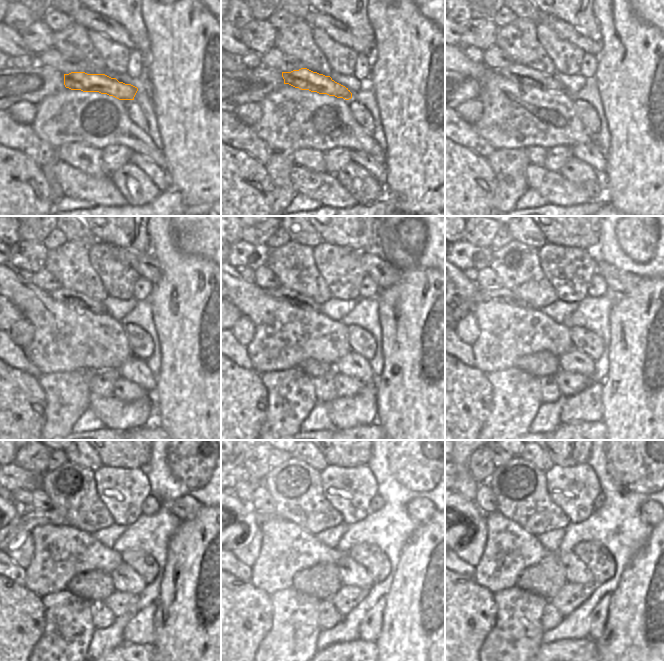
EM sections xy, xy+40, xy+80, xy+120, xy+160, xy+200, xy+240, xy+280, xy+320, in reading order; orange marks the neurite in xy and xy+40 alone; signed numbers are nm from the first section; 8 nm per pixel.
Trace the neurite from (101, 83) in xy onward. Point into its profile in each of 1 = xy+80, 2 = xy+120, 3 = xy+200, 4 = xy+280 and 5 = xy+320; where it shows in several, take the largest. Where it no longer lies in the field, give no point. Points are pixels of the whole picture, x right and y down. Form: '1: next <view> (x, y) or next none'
1: next xy+80 (519, 74)
2: next xy+120 (69, 297)
3: next xy+200 (503, 294)
4: next xy+280 (241, 526)
5: next xy+320 (465, 526)

